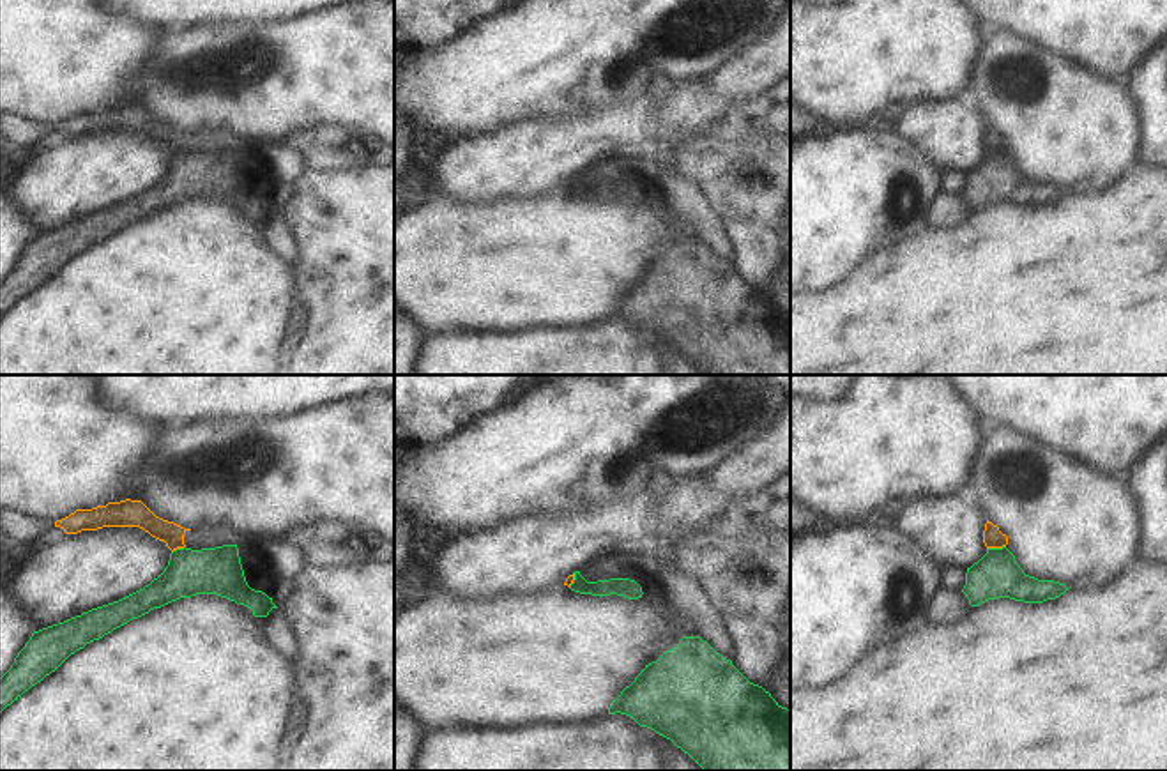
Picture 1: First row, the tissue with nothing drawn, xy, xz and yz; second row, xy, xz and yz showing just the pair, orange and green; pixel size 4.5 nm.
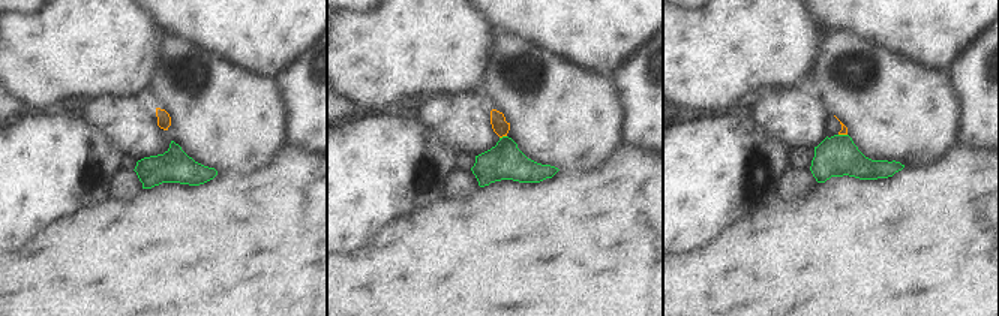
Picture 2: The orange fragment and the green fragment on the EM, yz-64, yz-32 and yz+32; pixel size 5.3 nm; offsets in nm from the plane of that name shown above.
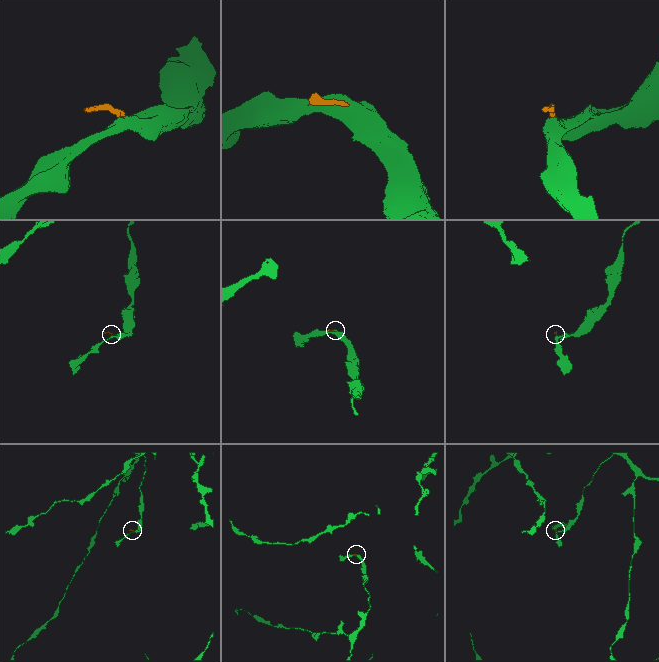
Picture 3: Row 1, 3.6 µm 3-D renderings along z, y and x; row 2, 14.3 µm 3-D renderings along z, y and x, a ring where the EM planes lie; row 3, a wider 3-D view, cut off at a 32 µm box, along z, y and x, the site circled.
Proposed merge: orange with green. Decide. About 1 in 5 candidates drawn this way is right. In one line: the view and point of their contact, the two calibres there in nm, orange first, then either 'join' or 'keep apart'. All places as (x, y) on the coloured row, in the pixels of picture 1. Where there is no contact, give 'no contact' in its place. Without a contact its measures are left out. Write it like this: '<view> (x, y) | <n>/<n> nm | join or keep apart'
yz (996, 547) | 90/220 nm | keep apart

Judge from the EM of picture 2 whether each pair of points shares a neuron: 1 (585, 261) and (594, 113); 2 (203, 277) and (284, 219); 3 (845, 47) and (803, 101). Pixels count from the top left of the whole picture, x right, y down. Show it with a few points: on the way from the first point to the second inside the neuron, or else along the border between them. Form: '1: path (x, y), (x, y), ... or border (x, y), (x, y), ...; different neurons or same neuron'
1: border (618, 146), (593, 168), (560, 171); different neurons
2: path (222, 277), (264, 238); same neuron
3: border (807, 86), (830, 113); different neurons

